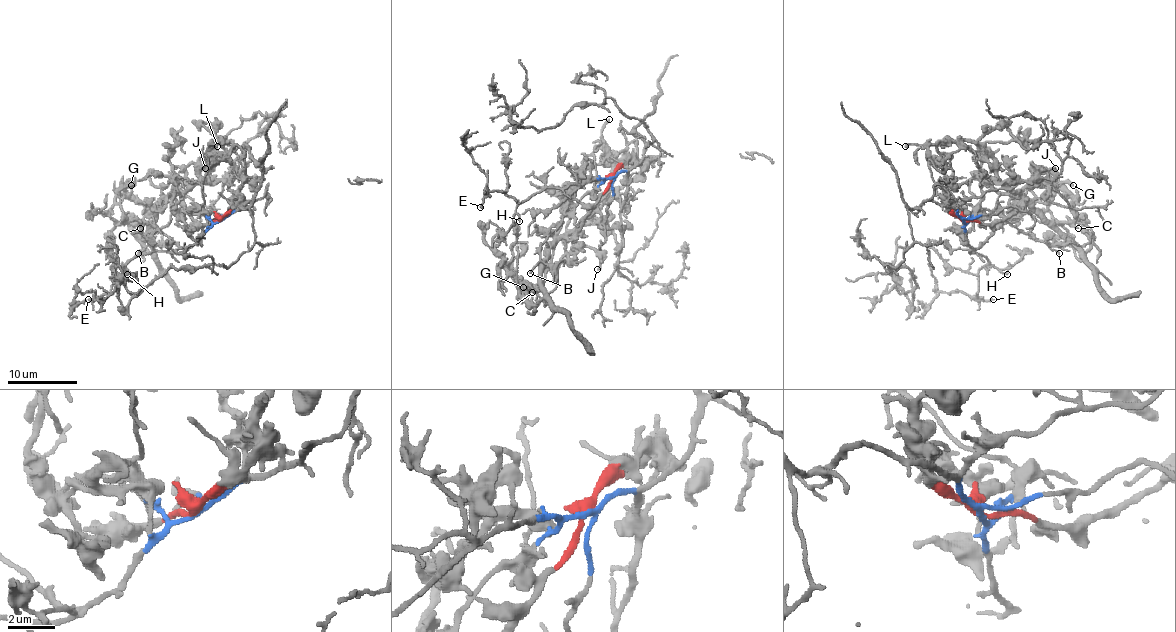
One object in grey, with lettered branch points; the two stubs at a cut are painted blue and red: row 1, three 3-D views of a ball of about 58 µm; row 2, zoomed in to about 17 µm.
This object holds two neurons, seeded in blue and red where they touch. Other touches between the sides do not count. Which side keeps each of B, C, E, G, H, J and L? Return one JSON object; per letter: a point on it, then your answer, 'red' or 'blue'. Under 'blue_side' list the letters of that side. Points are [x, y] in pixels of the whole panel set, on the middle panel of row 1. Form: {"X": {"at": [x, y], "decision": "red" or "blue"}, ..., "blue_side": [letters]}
{"B": {"at": [530, 273], "decision": "blue"}, "C": {"at": [532, 292], "decision": "red"}, "E": {"at": [480, 207], "decision": "blue"}, "G": {"at": [523, 287], "decision": "red"}, "H": {"at": [519, 221], "decision": "blue"}, "J": {"at": [597, 269], "decision": "red"}, "L": {"at": [609, 119], "decision": "red"}, "blue_side": ["B", "E", "H"]}

